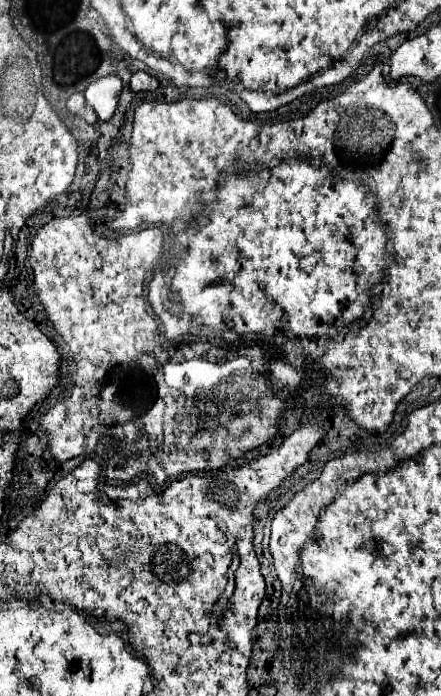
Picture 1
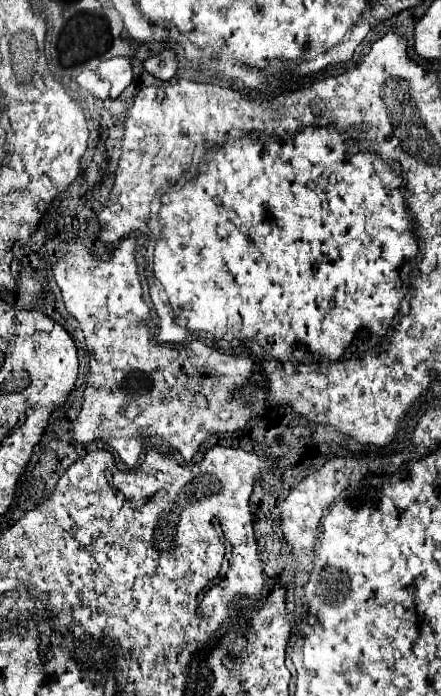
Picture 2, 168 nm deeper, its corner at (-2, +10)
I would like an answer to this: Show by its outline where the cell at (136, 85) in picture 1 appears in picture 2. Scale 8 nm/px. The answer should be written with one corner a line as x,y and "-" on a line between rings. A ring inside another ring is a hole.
163,50
157,56
145,60
145,70
159,80
171,80
177,72
177,56
173,50

